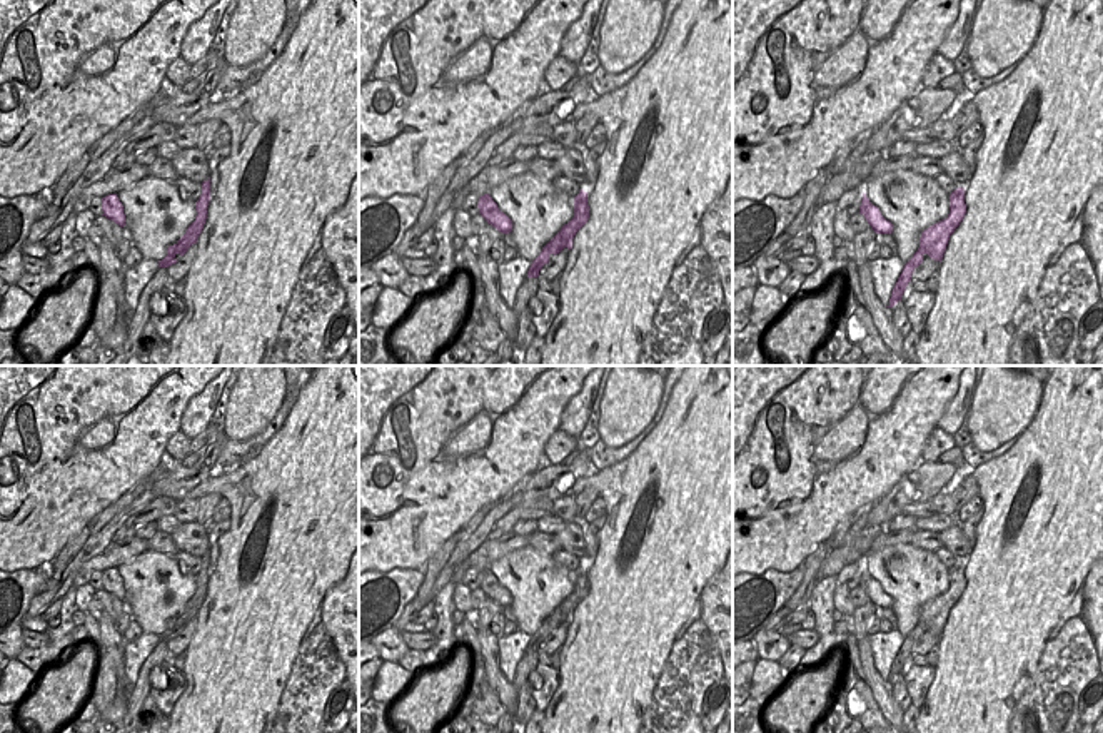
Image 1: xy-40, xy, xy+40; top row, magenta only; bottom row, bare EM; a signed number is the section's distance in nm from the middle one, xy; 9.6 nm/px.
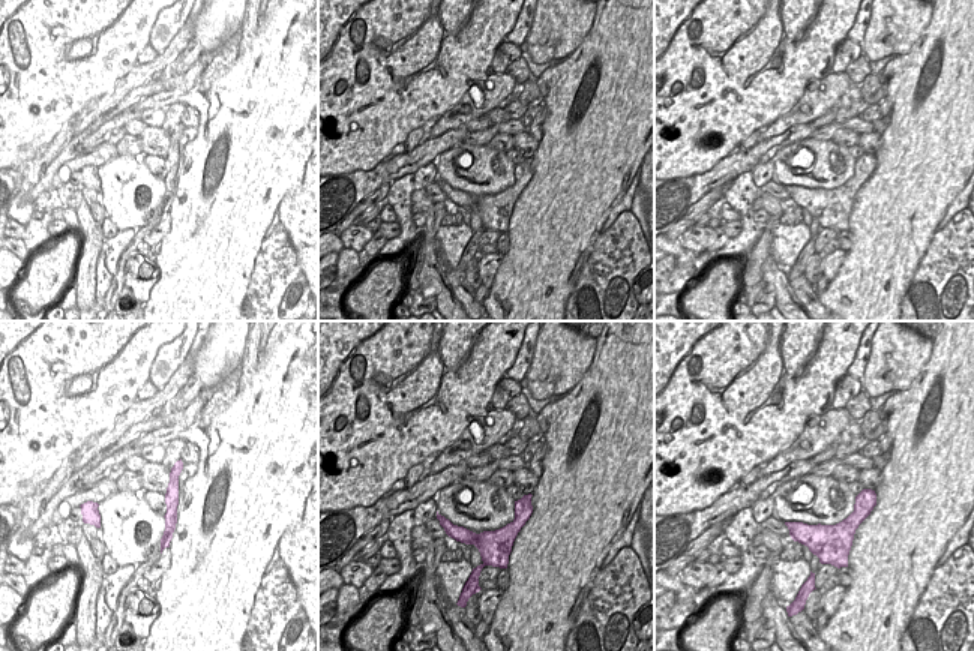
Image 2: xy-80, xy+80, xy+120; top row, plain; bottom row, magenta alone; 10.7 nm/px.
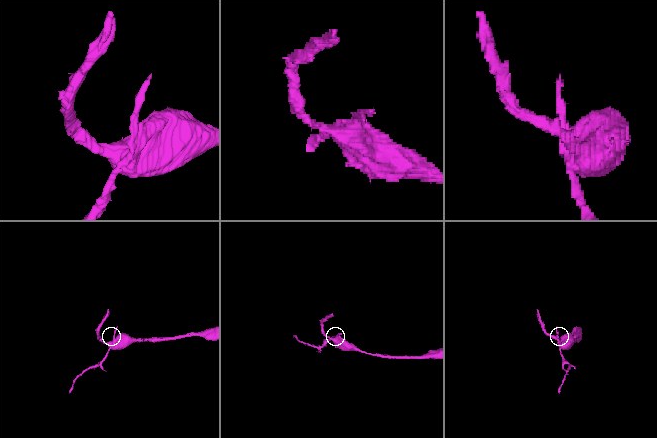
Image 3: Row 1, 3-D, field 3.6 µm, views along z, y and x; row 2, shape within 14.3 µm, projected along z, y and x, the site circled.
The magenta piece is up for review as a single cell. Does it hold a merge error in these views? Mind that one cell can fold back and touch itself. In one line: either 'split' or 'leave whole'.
leave whole

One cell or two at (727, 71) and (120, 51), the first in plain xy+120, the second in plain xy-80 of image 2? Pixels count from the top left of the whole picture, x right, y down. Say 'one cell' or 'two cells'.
one cell

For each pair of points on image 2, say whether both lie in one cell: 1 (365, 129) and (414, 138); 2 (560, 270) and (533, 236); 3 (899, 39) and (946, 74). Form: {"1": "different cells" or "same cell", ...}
{"1": "different cells", "2": "same cell", "3": "different cells"}

